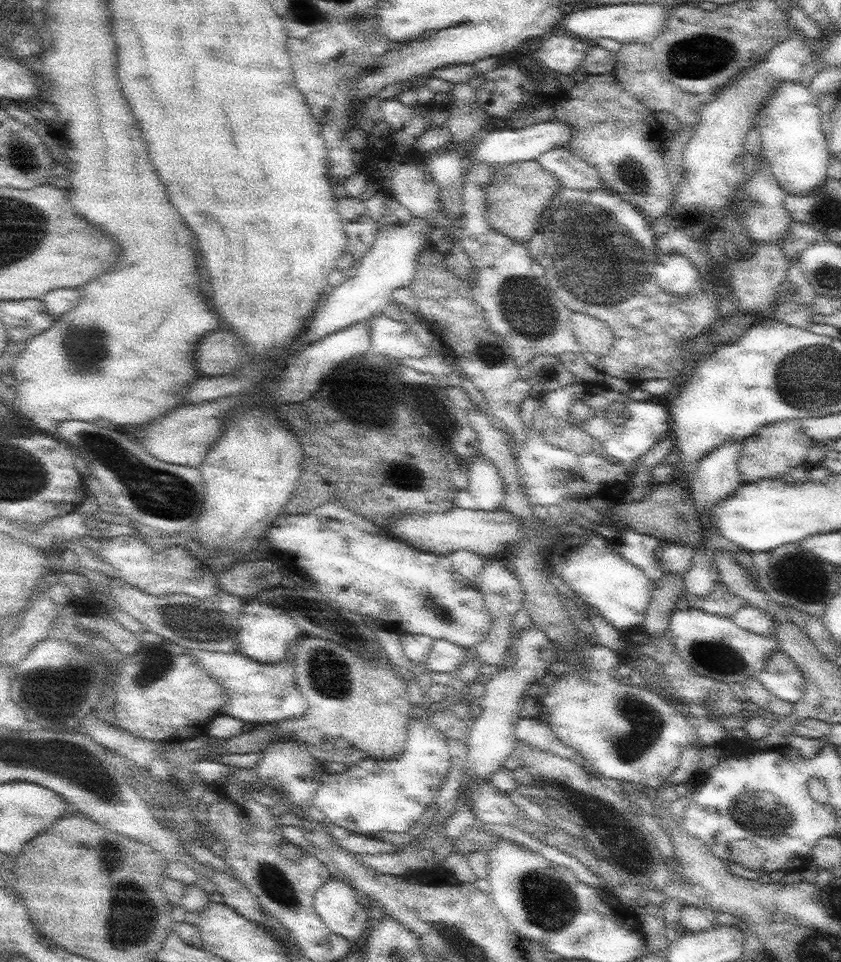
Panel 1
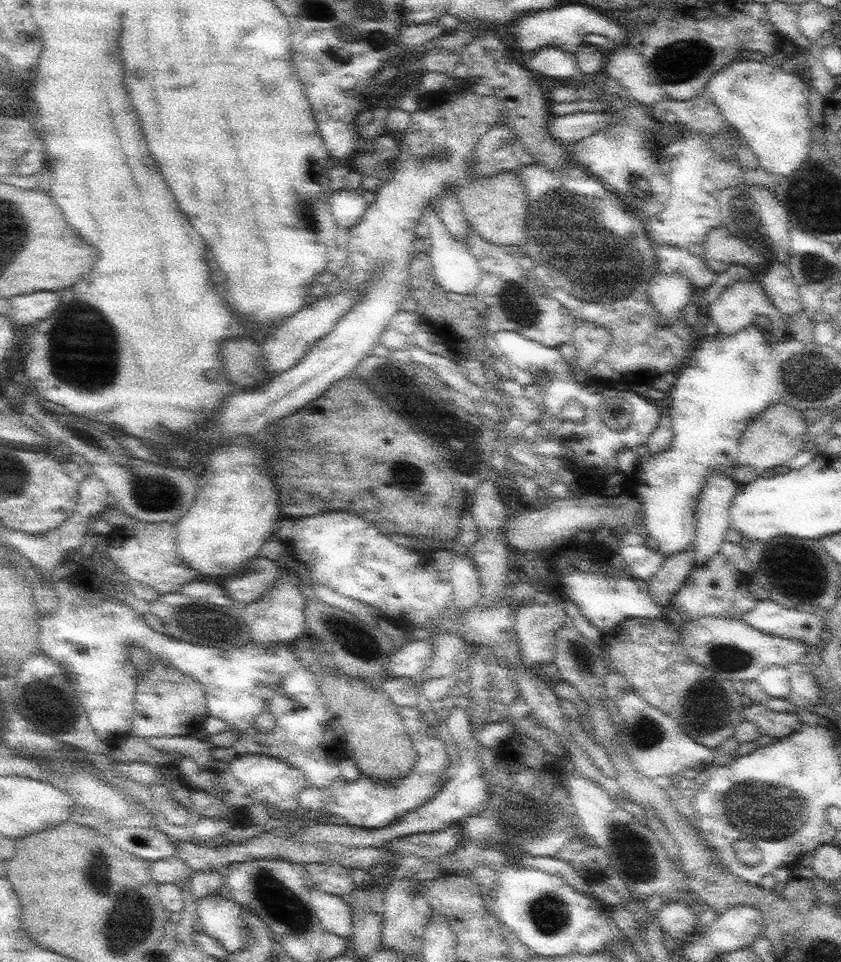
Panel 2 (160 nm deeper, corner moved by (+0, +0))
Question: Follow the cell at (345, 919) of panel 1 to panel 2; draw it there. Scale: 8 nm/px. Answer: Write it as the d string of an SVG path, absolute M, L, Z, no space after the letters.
M318 889L310 891L310 904L324 929L332 934L350 938L353 934L353 908L341 896Z

